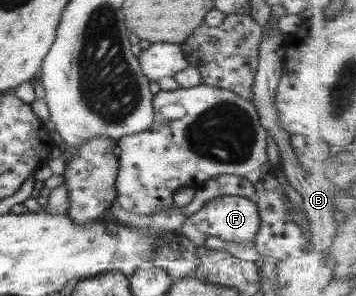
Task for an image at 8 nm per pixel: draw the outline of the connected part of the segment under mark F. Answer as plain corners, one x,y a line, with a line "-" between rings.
225,195
210,199
201,206
193,215
186,217
178,230
195,246
203,246
205,237
213,235
225,243
240,243
245,245
254,241
260,226
258,209
255,200
237,195

